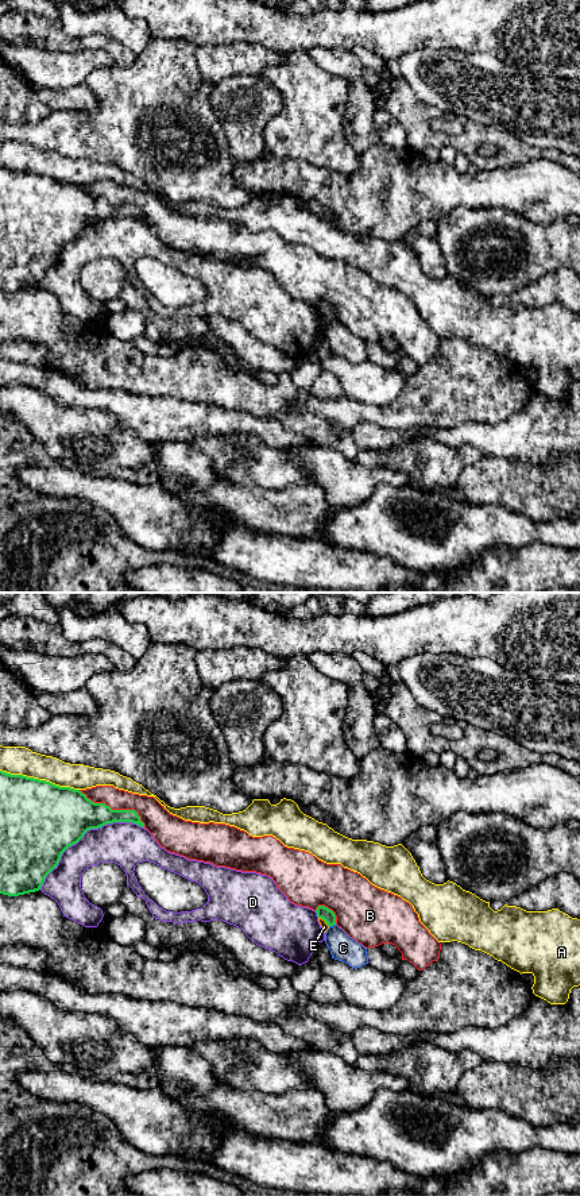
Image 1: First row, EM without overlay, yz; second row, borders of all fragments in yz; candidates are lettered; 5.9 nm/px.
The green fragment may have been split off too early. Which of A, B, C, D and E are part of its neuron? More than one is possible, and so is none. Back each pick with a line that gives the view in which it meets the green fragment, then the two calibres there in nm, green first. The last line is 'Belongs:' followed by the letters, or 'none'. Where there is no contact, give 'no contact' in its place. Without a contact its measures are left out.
Belongs: none

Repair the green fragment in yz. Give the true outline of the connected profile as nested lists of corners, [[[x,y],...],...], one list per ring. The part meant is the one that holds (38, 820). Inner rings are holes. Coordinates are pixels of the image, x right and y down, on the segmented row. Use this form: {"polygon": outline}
{"polygon": [[[0,771],[0,894],[19,896],[39,891],[69,846],[88,830],[113,822],[144,827],[135,810],[112,810],[92,802],[80,790]]]}

